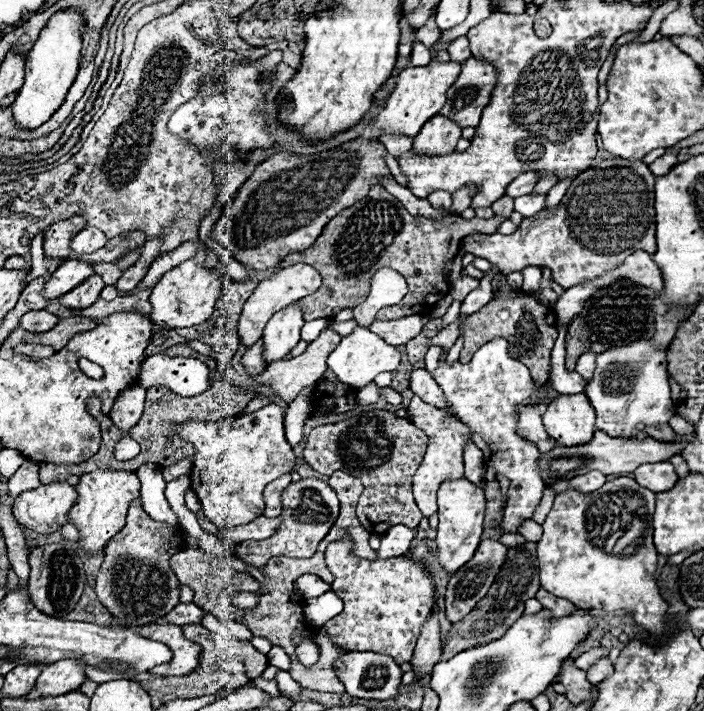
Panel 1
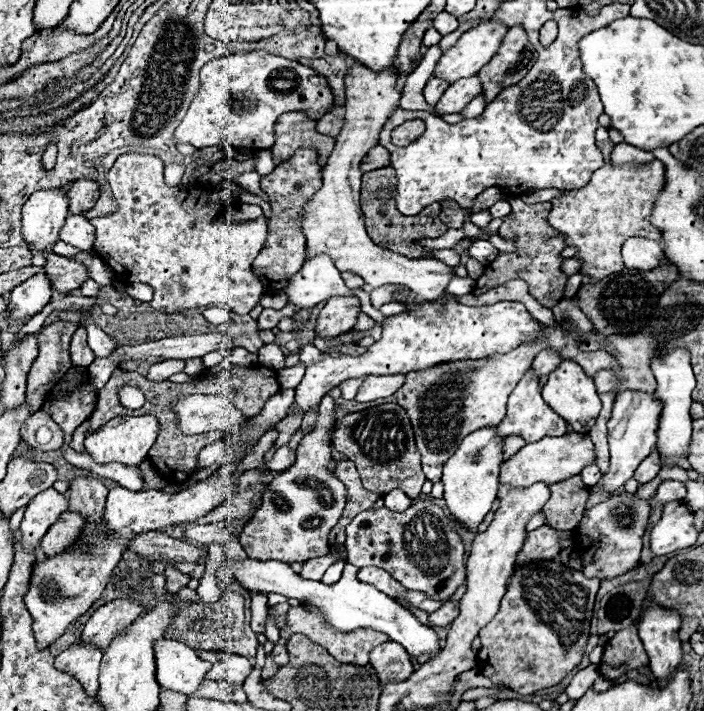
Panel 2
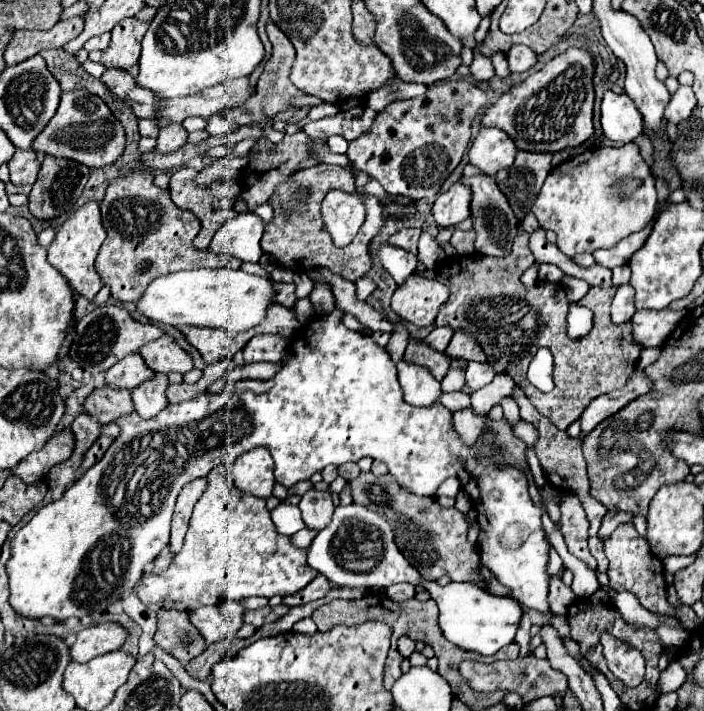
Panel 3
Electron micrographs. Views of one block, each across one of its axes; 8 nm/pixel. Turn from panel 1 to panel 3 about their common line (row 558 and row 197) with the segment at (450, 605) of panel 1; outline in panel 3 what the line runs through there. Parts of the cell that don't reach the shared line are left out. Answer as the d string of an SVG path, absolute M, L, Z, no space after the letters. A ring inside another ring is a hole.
M478 174L472 178L460 178L462 184L470 186L472 190L472 200L470 200L470 216L474 220L472 228L476 230L476 252L486 254L486 256L496 256L504 258L510 254L514 236L516 236L516 216L512 208L506 202L506 196L498 190L496 180L486 174Z

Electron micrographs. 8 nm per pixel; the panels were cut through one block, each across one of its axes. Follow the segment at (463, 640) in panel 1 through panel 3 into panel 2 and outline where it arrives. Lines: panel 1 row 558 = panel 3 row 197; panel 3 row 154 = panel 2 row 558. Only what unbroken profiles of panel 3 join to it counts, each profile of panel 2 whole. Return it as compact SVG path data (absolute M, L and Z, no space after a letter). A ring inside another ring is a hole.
M542 526L542 528L536 528L534 532L528 532L528 536L524 538L524 546L518 552L516 568L526 566L530 562L552 560L560 552L560 544L558 544L556 534L558 534L558 530L548 528L548 526Z

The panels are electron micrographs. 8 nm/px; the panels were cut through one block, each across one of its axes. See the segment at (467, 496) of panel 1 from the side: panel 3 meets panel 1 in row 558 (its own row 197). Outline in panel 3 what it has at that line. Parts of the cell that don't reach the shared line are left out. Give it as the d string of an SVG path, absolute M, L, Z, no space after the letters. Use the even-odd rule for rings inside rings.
M456 182L446 194L440 194L432 206L438 226L452 228L470 216L470 188Z

